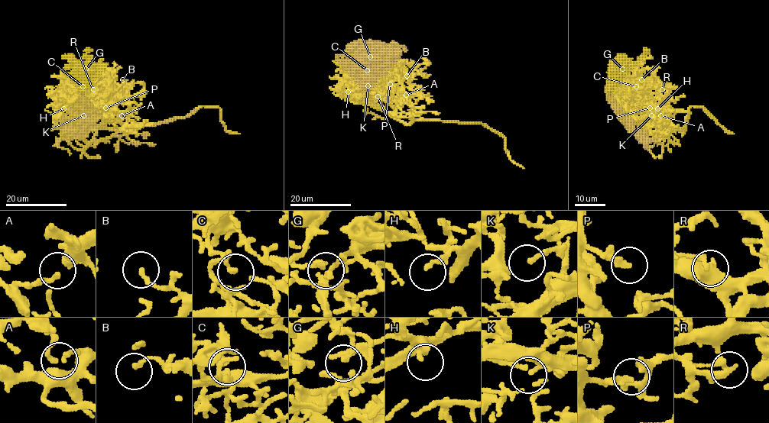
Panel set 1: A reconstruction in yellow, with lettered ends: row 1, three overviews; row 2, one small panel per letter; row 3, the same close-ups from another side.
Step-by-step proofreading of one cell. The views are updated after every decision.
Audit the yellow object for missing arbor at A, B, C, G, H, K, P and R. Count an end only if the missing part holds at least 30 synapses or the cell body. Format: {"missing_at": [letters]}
{"missing_at": ["A", "H", "K", "P"]}

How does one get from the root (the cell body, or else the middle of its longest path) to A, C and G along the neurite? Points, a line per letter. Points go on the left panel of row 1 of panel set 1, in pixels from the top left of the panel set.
A: (96, 129), (80, 129), (75, 125), (84, 123), (98, 114), (111, 119), (118, 119), (121, 115)
C: (96, 129), (84, 129), (79, 124), (71, 123), (78, 108), (72, 92), (76, 86), (82, 86)
G: (96, 129), (84, 129), (79, 124), (71, 123), (78, 108), (72, 92), (87, 81), (85, 69)

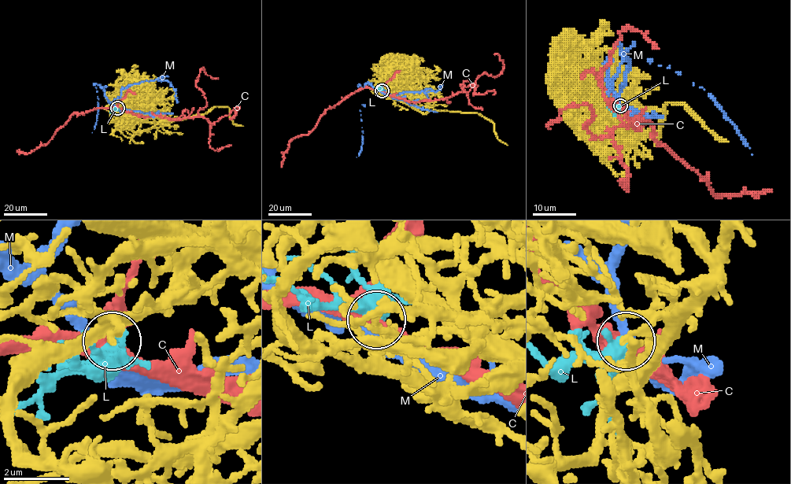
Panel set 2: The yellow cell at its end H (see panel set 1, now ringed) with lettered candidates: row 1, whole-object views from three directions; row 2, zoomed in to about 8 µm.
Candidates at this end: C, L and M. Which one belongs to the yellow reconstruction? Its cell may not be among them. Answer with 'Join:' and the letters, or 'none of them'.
Join: L

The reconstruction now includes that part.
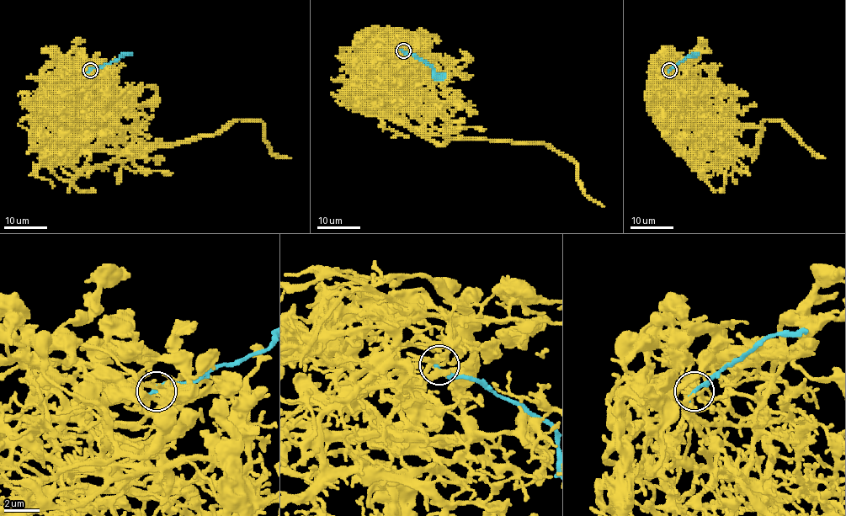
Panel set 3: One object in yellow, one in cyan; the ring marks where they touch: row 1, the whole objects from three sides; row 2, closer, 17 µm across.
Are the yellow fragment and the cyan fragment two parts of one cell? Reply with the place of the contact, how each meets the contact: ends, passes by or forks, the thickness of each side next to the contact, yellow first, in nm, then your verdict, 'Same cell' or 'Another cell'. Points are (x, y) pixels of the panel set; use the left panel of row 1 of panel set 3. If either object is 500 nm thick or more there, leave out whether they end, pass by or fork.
Place: (90, 70). At the ring yellow passes by. At the ring cyan ends. Thickness 160 nm (yellow) against 280 nm. Same cell

